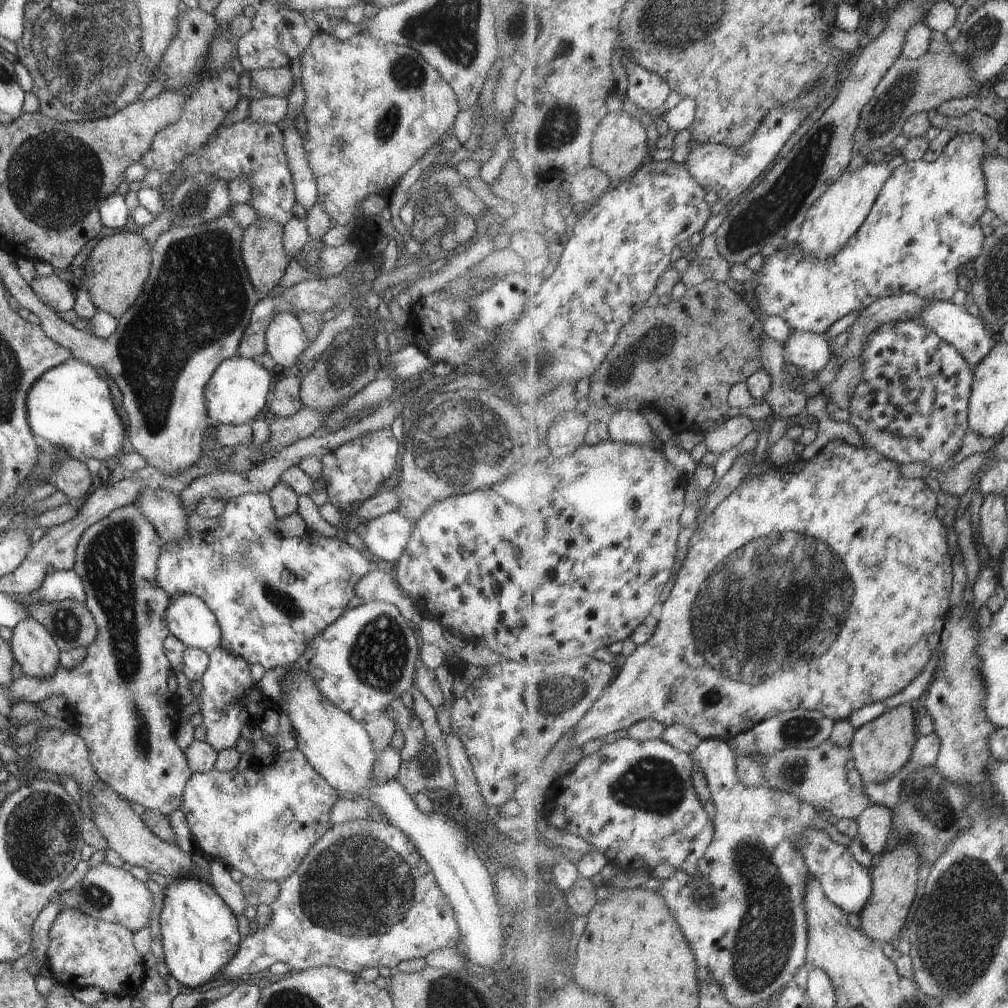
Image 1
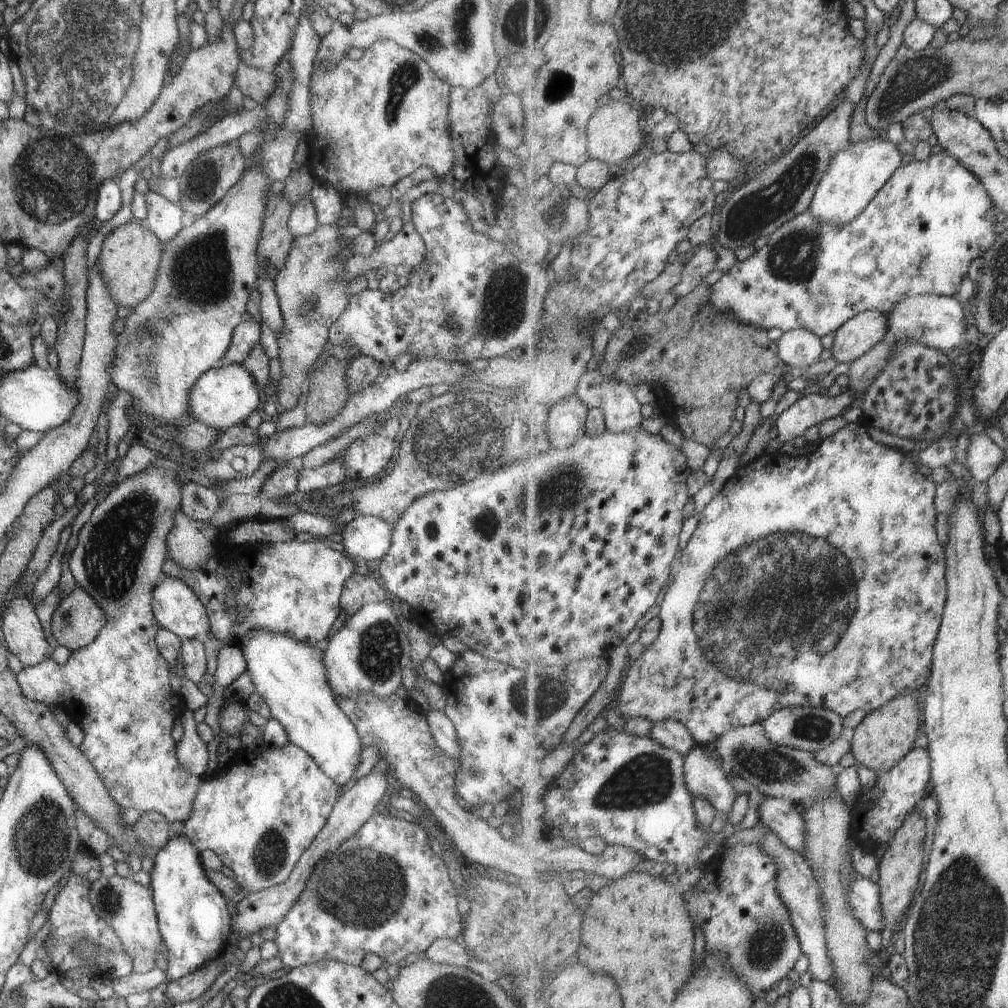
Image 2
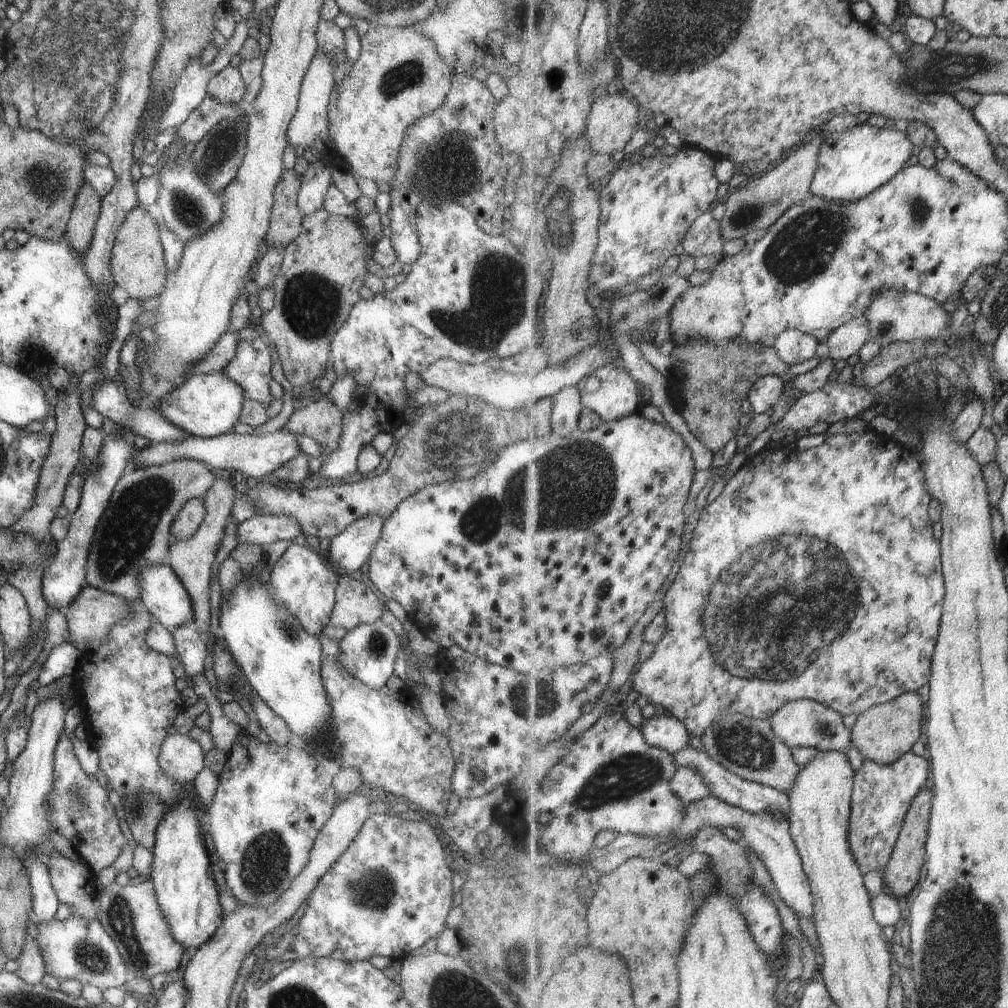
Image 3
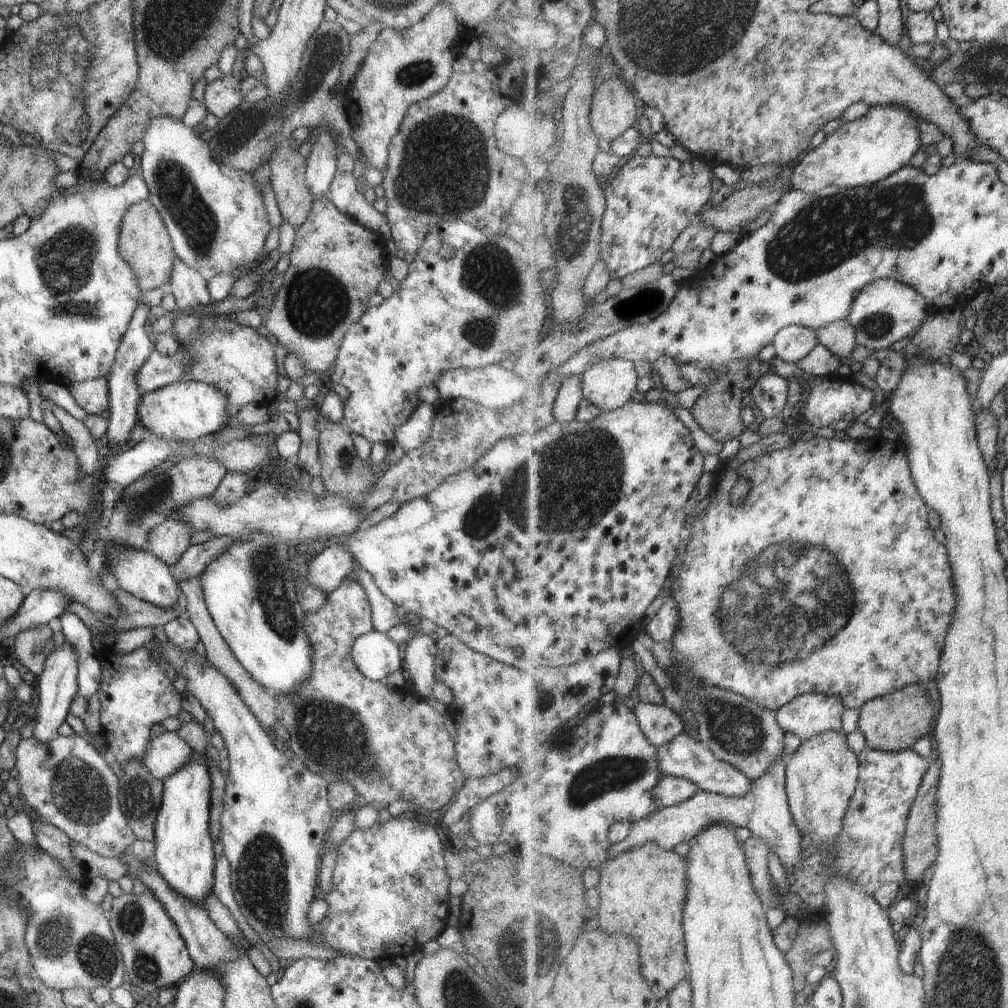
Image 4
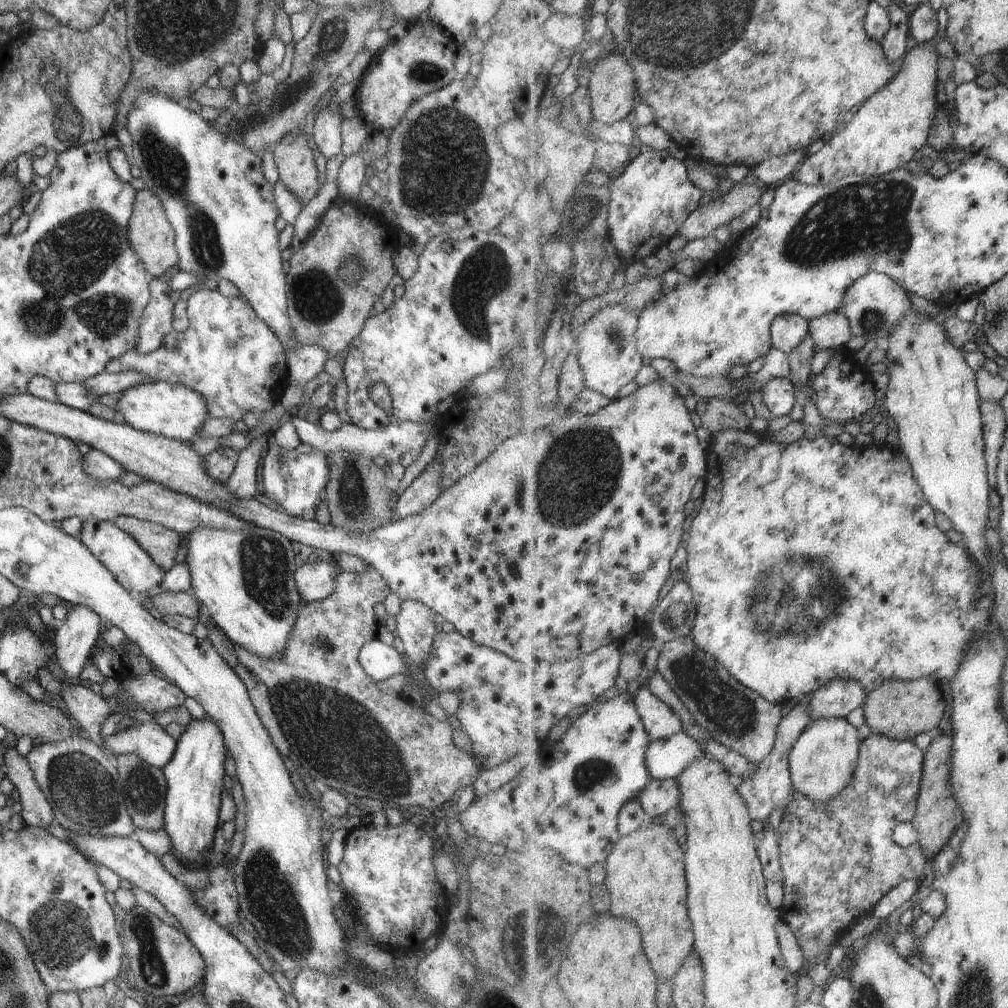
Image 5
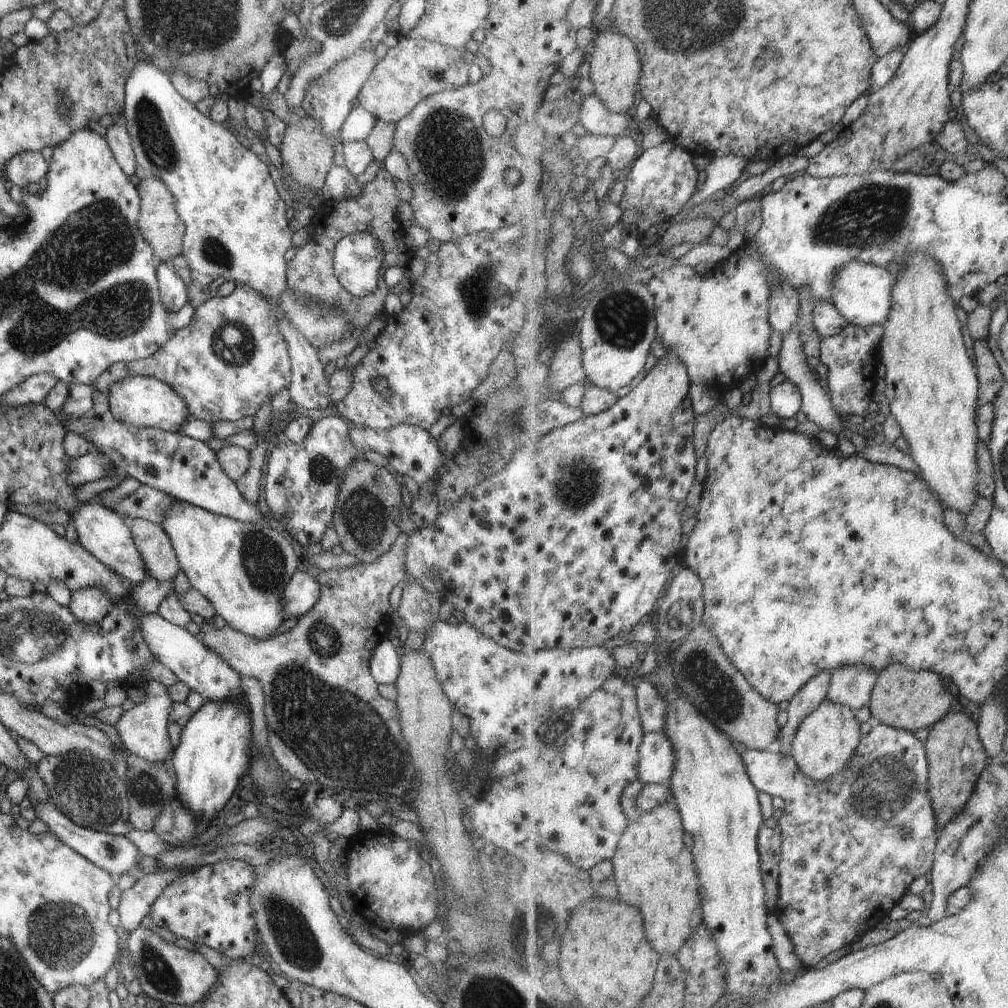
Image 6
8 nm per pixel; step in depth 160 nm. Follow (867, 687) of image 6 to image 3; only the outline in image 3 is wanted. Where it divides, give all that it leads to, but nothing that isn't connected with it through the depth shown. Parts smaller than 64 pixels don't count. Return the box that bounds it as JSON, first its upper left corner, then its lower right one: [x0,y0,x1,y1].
[770,699,852,756]

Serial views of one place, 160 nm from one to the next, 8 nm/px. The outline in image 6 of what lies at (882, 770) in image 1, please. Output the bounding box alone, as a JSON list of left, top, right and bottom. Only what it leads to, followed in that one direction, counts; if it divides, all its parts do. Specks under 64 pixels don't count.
[870,662,951,734]

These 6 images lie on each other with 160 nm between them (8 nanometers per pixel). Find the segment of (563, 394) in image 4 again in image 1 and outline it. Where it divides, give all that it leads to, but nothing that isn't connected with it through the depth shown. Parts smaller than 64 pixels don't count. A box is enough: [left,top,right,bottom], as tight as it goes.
[547,411,589,458]

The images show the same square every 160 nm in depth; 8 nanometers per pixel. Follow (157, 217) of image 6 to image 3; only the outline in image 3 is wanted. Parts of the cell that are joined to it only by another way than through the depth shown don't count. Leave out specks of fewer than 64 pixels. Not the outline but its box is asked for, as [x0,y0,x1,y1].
[110,205,166,300]

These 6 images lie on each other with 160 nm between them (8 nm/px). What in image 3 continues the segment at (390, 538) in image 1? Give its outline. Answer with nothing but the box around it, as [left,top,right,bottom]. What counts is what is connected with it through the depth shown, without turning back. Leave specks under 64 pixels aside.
[325,515,384,575]

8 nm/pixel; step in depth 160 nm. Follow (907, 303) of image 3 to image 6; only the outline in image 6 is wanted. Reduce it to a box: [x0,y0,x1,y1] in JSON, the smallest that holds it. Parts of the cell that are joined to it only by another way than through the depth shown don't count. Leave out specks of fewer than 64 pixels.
[831,262,895,327]

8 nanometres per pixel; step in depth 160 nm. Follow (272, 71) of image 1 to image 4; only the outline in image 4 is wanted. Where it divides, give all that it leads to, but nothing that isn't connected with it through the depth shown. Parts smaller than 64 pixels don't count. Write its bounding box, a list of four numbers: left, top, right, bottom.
[200,74,242,121]

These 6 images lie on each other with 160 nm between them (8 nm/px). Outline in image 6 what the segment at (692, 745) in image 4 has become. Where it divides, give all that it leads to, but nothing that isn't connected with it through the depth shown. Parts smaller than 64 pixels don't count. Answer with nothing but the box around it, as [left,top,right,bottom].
[640,733,676,784]

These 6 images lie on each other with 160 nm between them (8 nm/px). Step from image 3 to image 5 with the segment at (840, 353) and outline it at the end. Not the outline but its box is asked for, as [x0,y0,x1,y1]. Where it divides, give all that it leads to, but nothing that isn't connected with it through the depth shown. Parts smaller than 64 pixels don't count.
[809,311,852,350]

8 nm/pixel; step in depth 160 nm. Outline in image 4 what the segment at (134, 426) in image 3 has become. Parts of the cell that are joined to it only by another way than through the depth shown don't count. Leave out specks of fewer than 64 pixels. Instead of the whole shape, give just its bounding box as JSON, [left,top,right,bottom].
[67,376,108,415]

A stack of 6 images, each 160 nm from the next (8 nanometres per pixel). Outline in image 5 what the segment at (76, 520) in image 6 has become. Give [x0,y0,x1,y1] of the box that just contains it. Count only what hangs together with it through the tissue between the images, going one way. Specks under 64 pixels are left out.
[78,517,163,595]

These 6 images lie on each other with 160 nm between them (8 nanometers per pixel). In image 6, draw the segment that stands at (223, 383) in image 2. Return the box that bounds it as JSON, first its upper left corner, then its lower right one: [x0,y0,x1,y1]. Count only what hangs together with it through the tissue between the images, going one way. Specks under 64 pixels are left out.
[108,376,190,433]

